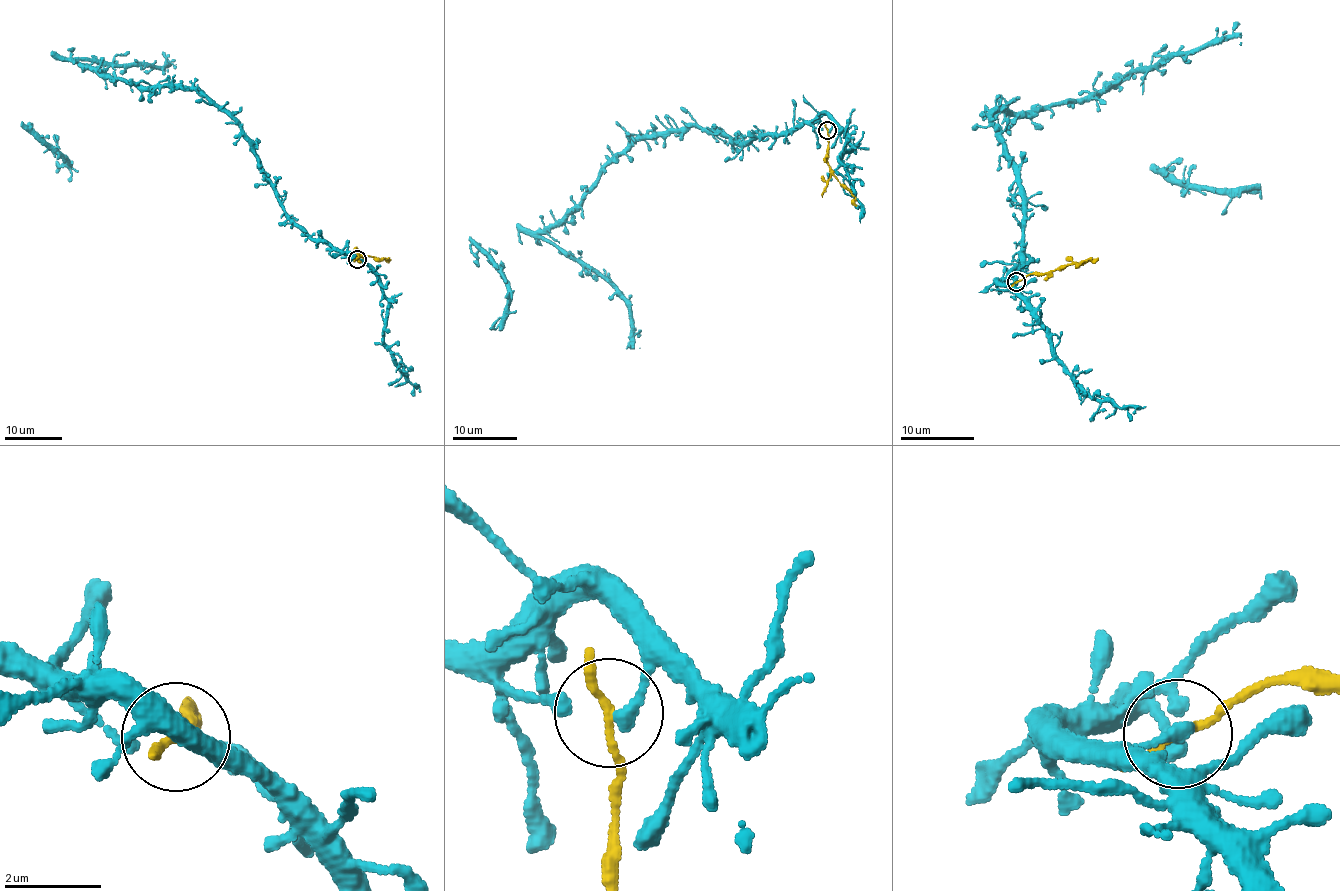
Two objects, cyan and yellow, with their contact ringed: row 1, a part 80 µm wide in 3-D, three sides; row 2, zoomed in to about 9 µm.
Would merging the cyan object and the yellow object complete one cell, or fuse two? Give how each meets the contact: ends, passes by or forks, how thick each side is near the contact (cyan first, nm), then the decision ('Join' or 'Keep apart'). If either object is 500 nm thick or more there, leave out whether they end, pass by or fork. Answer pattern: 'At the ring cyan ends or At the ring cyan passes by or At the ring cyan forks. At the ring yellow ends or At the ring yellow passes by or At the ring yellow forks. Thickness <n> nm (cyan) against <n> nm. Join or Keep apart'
At the ring cyan ends. At the ring yellow passes by. Thickness 260 nm (cyan) against 150 nm. Keep apart

